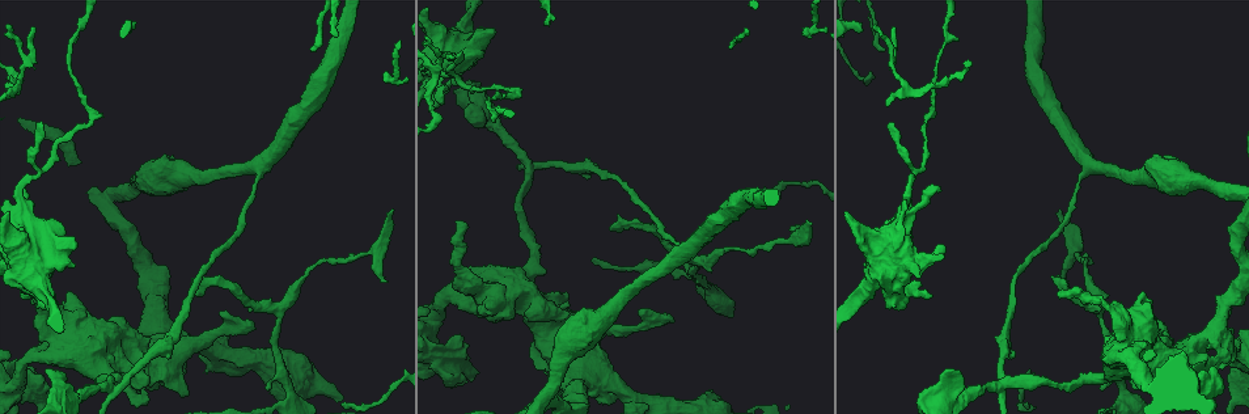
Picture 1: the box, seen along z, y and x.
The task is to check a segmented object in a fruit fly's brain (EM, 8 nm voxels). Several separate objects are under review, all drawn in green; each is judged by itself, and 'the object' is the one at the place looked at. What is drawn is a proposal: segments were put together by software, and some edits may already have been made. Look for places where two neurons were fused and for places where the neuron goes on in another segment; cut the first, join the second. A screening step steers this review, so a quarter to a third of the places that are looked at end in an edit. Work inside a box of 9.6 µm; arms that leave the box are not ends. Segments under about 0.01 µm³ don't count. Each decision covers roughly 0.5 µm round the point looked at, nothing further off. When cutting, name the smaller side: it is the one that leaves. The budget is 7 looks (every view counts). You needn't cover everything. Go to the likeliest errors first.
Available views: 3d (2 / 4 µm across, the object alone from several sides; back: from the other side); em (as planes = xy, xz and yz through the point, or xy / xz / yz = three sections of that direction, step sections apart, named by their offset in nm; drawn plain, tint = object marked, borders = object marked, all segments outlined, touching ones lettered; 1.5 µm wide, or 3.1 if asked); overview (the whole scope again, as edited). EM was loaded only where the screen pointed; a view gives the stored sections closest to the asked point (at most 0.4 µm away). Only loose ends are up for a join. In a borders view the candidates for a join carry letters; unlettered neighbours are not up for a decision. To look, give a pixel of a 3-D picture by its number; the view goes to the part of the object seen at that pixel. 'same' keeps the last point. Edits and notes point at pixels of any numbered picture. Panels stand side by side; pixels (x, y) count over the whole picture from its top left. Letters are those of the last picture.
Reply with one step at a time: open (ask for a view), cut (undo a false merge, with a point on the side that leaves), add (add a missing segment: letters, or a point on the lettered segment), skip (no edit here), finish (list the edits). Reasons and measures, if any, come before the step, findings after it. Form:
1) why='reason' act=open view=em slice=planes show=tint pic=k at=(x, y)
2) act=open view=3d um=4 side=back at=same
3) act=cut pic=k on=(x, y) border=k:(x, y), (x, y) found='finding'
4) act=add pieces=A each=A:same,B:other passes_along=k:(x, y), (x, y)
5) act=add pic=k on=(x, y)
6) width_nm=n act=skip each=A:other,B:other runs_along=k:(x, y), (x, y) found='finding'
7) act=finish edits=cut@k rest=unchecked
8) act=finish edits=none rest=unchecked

why='branch stops here' act=open view=em slice=xy step=4 show=tint pic=1 at=(252, 324)

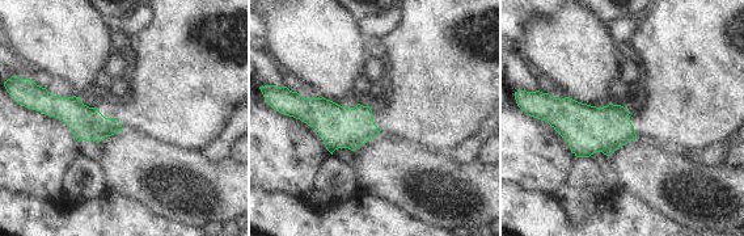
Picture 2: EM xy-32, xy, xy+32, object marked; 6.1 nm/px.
why='cut it another way' act=open view=em slice=yz step=4 show=borders at=same

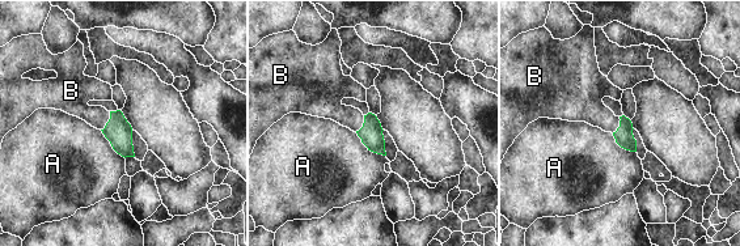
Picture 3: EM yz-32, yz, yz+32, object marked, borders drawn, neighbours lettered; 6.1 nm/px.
longest_contact=A:240nm act=add pieces=B each=A:other,B:same passes_along=3:(118, 131), (109, 121), (74, 101) found='the neuron continues'

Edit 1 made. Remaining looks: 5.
why='see it whole again' act=open view=overview

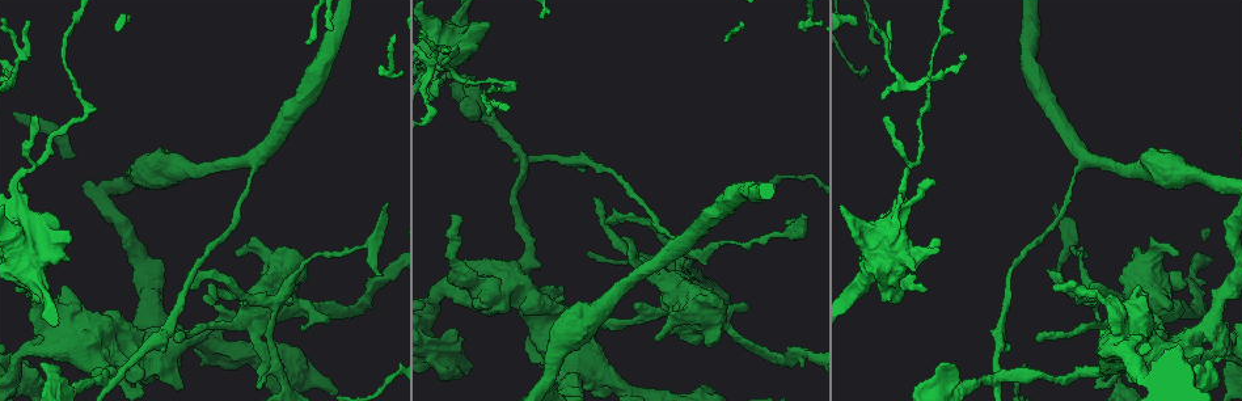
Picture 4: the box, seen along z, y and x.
why='an open end' act=open view=em slice=xz step=4 show=borders pic=4 at=(892, 301)

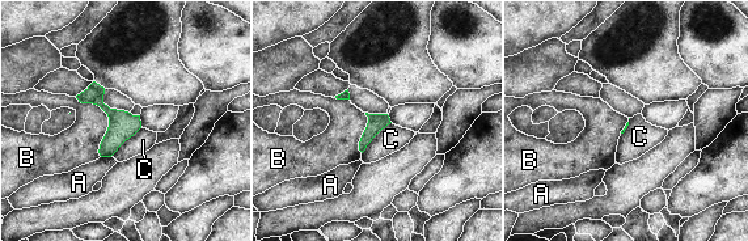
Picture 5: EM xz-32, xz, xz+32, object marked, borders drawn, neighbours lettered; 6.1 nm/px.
act=open view=em slice=planes show=borders at=same

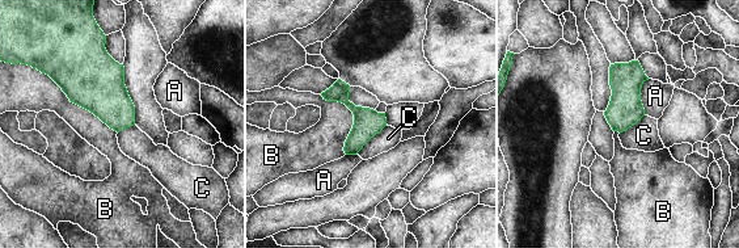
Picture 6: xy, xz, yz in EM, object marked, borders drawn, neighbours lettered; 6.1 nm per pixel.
act=skip each=A:other,B:other,C:other border=6:(387, 125), (355, 154) found='no lettered segment goes on from it'

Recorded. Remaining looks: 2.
act=finish edits=add@3 rest=unchecked

